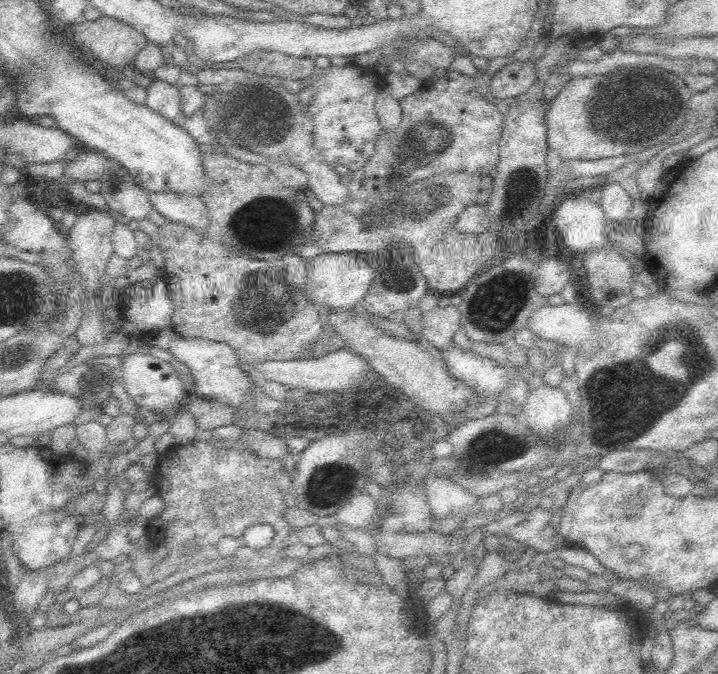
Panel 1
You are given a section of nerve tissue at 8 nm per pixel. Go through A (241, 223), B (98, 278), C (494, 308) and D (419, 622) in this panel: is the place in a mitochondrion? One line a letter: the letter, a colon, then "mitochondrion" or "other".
A: mitochondrion
B: other
C: mitochondrion
D: other

